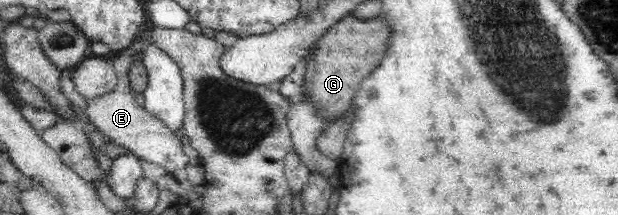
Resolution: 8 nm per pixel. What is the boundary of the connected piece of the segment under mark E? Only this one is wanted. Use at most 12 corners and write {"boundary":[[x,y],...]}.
{"boundary":[[140,31],[110,59],[116,87],[88,100],[90,124],[169,175],[191,158],[175,131],[139,106],[128,77]]}

